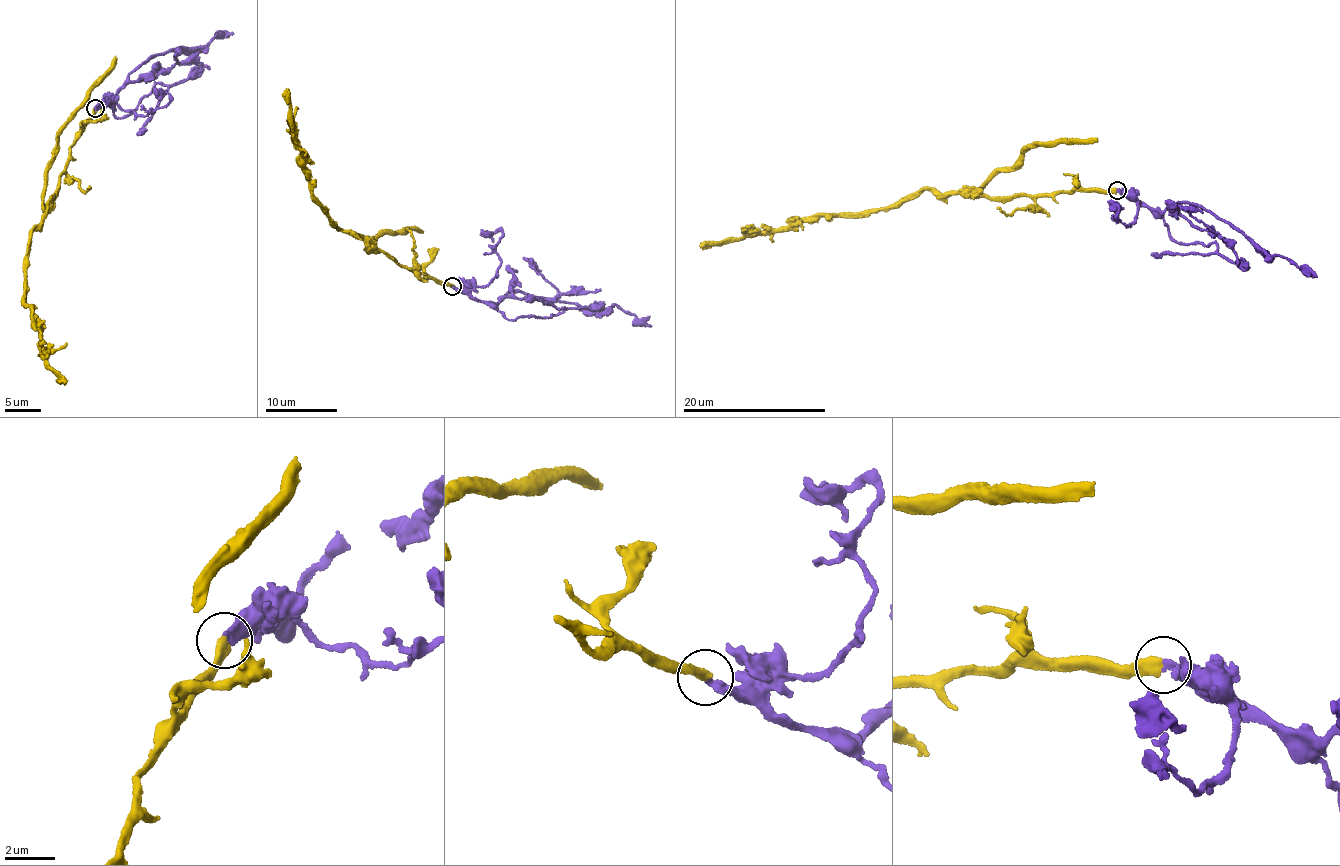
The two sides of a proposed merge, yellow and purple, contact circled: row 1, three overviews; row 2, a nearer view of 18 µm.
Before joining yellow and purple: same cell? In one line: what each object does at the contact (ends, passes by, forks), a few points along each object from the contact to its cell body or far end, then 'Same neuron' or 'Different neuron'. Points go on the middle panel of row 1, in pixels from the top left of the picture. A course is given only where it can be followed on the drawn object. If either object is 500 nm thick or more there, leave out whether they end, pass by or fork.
At the ring yellow ends. At the ring purple ends. Course of yellow: (452, 286), (421, 278), (331, 221), (312, 194), (306, 156), (292, 126), (289, 91), (285, 88). Course of purple: (452, 286), (475, 298), (494, 303), (518, 290), (548, 299), (575, 302), (594, 310), (617, 304), (652, 326). Same neuron

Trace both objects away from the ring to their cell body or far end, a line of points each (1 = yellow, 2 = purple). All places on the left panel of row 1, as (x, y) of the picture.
1: (95, 109), (76, 132), (54, 194), (32, 233), (26, 270), (24, 303), (42, 328), (47, 363), (65, 382)
2: (95, 109), (104, 107), (117, 96), (130, 74), (155, 55), (210, 44), (216, 36), (229, 33)

